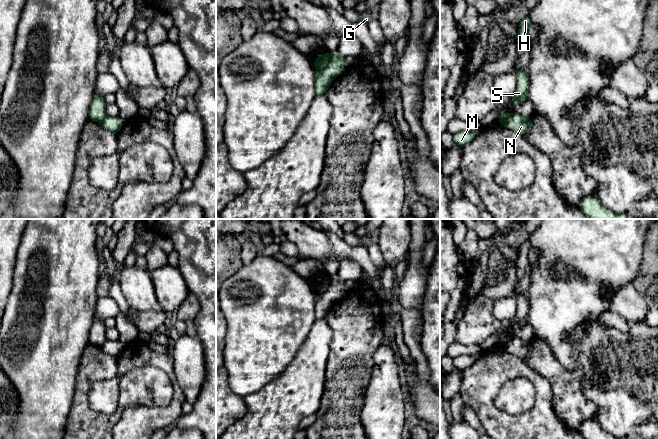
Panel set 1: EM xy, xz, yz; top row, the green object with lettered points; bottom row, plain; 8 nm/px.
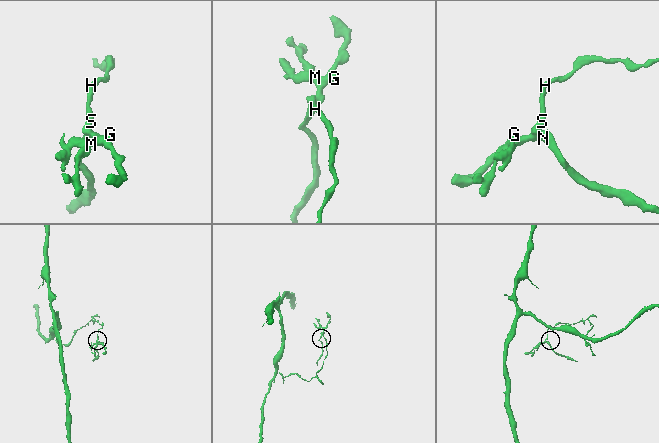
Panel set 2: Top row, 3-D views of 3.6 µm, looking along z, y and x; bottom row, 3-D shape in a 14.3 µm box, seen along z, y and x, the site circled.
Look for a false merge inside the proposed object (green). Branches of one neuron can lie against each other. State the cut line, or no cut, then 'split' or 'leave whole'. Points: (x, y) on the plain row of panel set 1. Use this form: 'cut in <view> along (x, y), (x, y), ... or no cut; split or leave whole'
cut in xz along (330, 278), (328, 287), (323, 292), (317, 294); split

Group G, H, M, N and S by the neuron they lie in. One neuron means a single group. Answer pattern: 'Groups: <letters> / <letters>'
Groups: G M N / H S

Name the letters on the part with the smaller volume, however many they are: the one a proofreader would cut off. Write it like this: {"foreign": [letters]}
{"foreign": ["G", "M", "N"]}

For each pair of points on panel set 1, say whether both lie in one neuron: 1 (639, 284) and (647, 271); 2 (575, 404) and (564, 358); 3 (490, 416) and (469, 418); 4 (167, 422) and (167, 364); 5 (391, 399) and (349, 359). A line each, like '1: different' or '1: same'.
1: same
2: different
3: different
4: same
5: different

